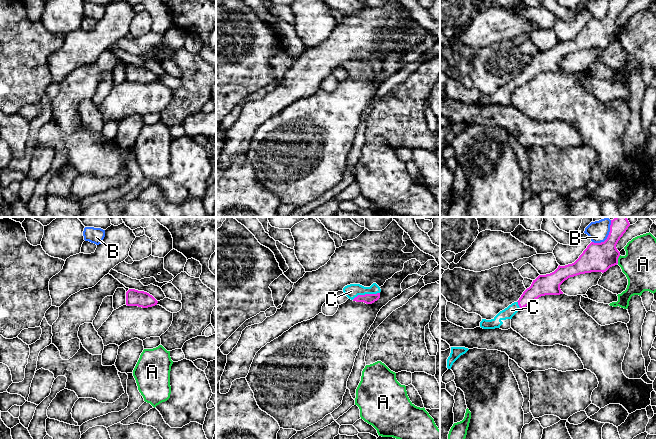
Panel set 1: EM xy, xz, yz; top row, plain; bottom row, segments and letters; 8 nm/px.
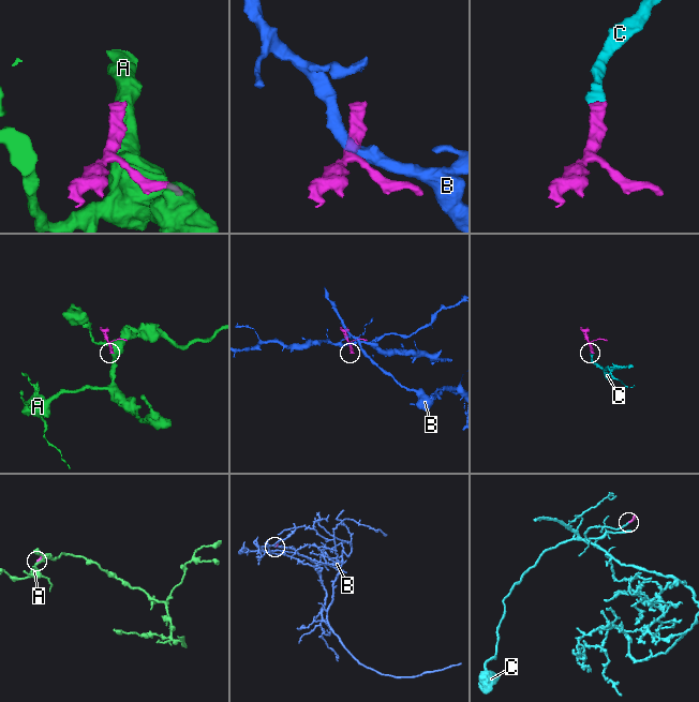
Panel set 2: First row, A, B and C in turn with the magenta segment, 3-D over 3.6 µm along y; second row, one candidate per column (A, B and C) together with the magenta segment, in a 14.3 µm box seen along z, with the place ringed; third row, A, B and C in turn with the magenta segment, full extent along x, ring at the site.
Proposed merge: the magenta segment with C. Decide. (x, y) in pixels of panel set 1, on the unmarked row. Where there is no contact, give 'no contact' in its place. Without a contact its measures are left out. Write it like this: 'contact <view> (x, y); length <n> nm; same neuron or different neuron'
contact xz (365, 70); length 240 nm; same neuron

